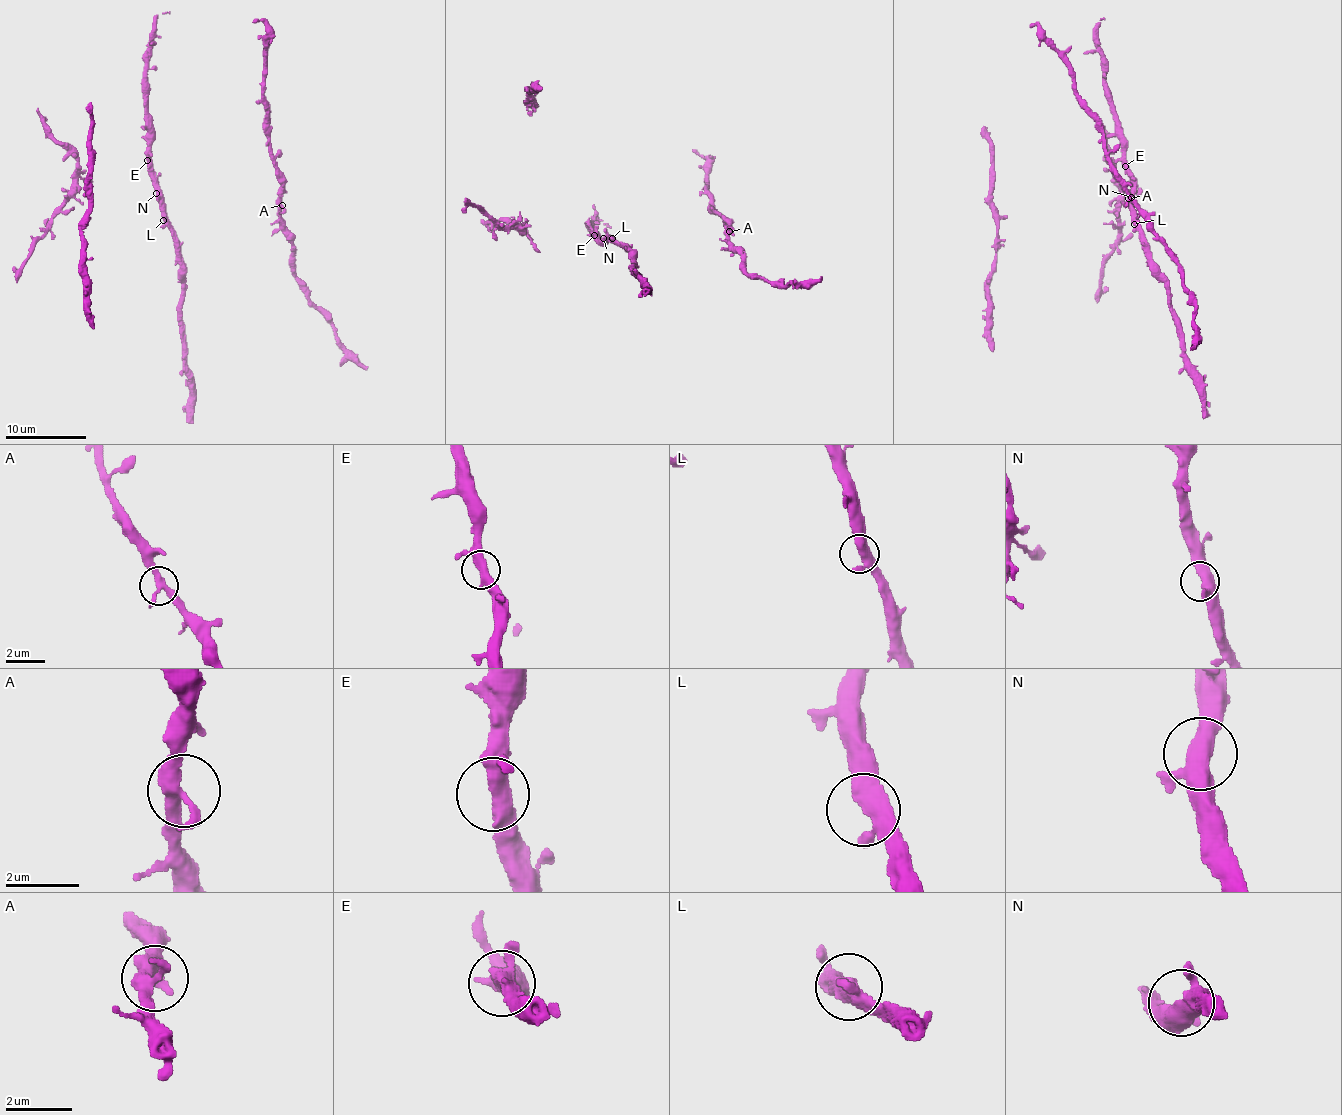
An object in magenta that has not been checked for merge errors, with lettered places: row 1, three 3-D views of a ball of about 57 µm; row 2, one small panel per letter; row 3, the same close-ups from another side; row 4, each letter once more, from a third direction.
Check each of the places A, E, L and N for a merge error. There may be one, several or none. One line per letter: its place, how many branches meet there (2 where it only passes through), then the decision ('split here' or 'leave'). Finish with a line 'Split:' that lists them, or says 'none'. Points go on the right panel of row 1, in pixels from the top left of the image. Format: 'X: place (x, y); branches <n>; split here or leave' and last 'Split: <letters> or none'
A: place (1128, 198); branches 3; leave
E: place (1125, 166); branches 3; leave
L: place (1134, 224); branches 3; leave
N: place (1131, 197); branches 3; leave
Split: none

